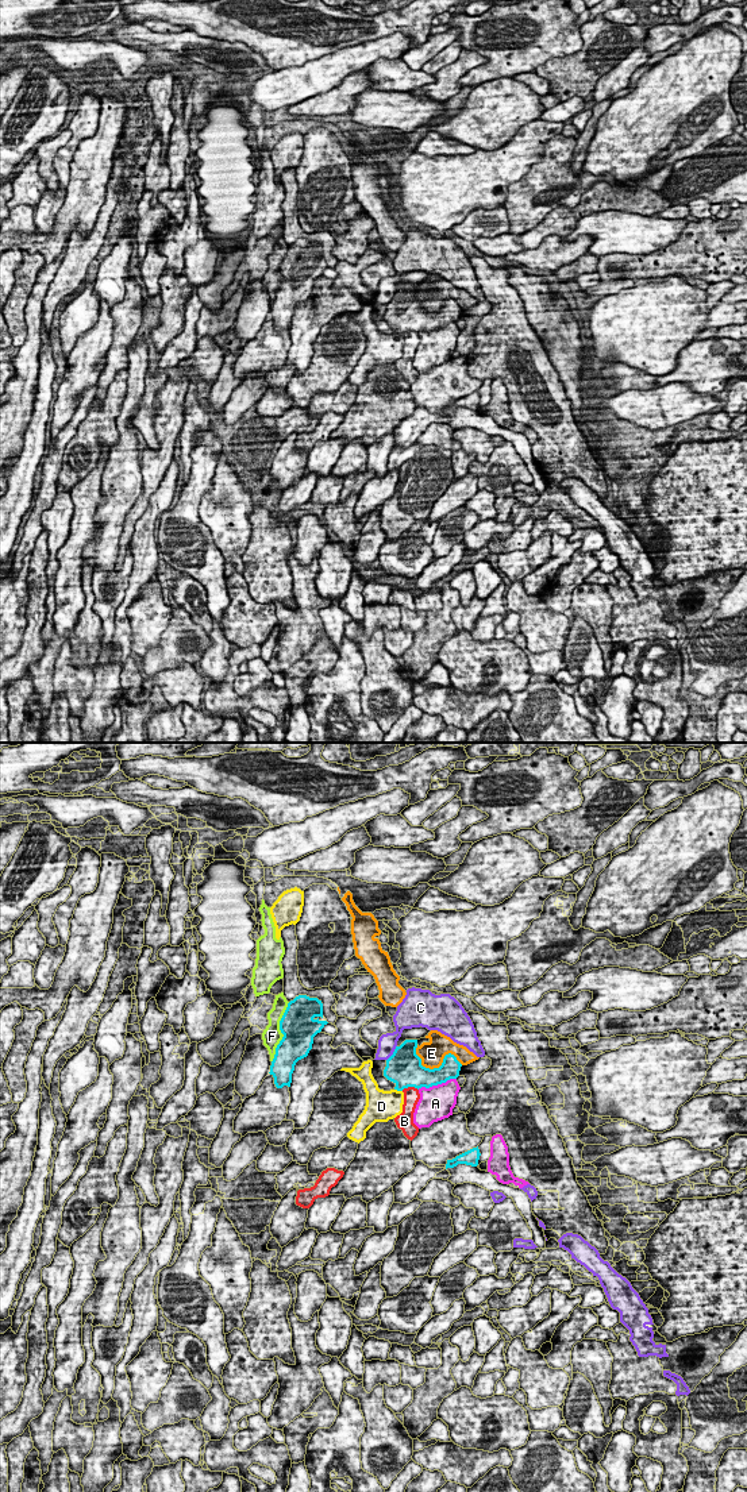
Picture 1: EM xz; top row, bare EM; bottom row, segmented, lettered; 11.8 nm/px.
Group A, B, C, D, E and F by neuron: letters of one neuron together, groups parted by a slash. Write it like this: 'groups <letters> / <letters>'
groups A / B / C / D / E / F

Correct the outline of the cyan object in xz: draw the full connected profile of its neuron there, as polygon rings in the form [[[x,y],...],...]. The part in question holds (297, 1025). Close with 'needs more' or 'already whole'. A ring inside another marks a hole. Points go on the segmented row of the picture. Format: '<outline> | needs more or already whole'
[[[299,995],[288,1003],[280,1021],[284,1037],[276,1048],[269,1072],[277,1088],[290,1087],[296,1063],[308,1056],[313,1037],[328,1023],[320,1021],[320,1017],[323,1018],[323,1003],[317,998]]] | already whole

